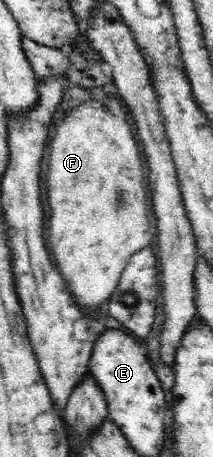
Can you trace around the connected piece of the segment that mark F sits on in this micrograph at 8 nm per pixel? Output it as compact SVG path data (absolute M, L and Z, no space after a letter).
M119 96L91 97L69 111L51 143L47 181L52 215L47 247L76 303L86 313L100 311L100 305L116 289L130 256L154 241L146 211L142 157L130 123Z

